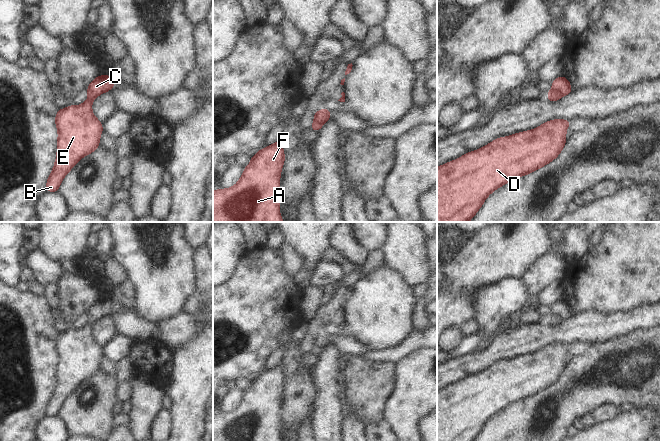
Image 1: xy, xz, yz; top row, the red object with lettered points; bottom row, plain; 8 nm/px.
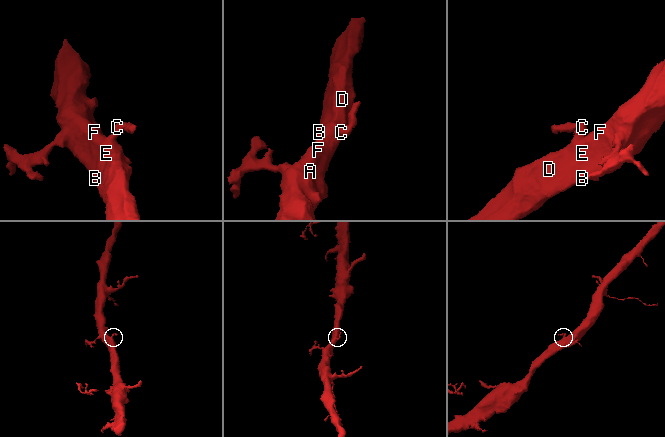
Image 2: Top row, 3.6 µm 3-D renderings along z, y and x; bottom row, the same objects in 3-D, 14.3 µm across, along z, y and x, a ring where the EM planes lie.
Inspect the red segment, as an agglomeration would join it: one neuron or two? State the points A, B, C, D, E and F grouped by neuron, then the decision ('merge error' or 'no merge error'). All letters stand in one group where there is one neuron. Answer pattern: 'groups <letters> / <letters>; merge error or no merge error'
groups A B D E F / C; merge error

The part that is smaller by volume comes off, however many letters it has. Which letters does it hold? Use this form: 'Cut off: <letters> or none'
Cut off: C.

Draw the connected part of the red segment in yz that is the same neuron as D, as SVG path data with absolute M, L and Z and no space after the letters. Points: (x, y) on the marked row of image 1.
M554 119L529 131L499 137L477 151L470 151L454 161L437 167L437 222L469 222L486 198L497 188L513 179L533 173L556 159L567 142L566 130L570 122L570 120Z

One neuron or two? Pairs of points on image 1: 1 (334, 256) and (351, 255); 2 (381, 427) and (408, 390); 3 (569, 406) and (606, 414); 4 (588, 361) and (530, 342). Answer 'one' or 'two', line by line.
1: two
2: two
3: two
4: two

